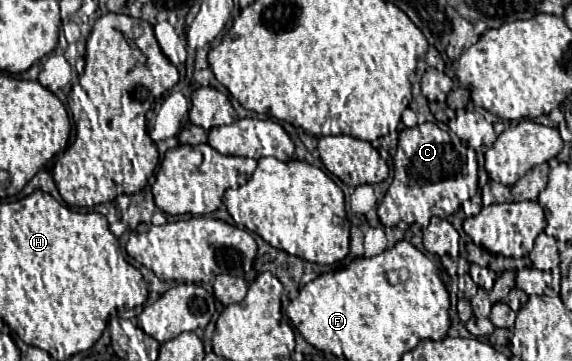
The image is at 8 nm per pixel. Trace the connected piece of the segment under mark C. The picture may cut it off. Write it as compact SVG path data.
M423 123L423 125L417 125L417 127L413 127L413 129L403 129L403 131L399 133L399 147L397 147L395 161L393 161L393 183L391 183L389 191L385 193L385 197L383 197L383 201L381 201L381 207L377 209L377 215L379 215L381 223L383 223L385 227L393 227L393 225L397 225L399 221L407 221L407 223L419 223L421 227L427 227L427 225L429 225L429 219L431 219L433 215L437 215L437 217L449 217L449 215L453 214L453 211L460 209L462 202L469 199L472 195L475 195L478 190L476 154L475 159L471 158L473 156L469 157L465 165L465 151L463 151L463 147L459 147L459 153L457 153L457 151L455 151L455 145L453 145L453 141L451 141L451 135L449 135L447 131L443 131L443 129L439 129L435 123Z

